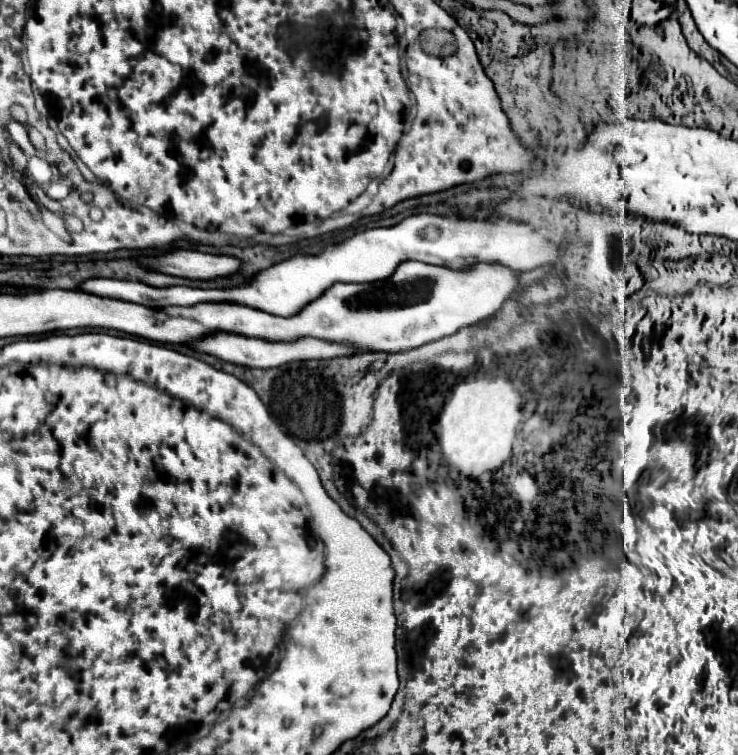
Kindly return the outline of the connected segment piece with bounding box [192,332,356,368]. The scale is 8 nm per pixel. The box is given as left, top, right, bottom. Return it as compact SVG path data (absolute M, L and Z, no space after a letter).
M218 332L214 336L206 336L200 342L196 342L192 348L196 348L198 352L206 352L206 354L218 356L218 358L222 358L226 362L234 362L234 364L242 364L242 366L250 366L250 368L278 368L282 364L296 362L296 360L336 358L336 356L350 356L350 354L356 352L356 350L340 346L340 344L330 344L330 342L312 340L312 338L300 338L300 340L294 340L294 342L266 342L266 340L234 336L234 334L226 334L226 332Z

